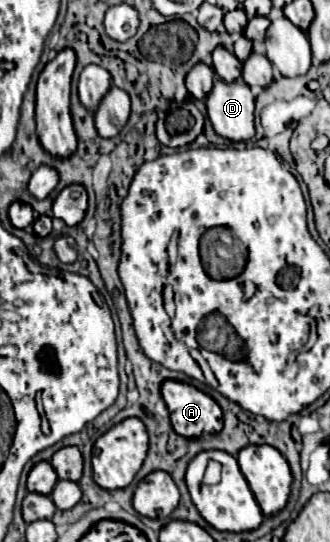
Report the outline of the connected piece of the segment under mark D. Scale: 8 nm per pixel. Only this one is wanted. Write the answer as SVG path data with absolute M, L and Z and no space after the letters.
M243 78L231 84L217 80L205 104L219 136L233 142L247 142L255 136L255 98Z

